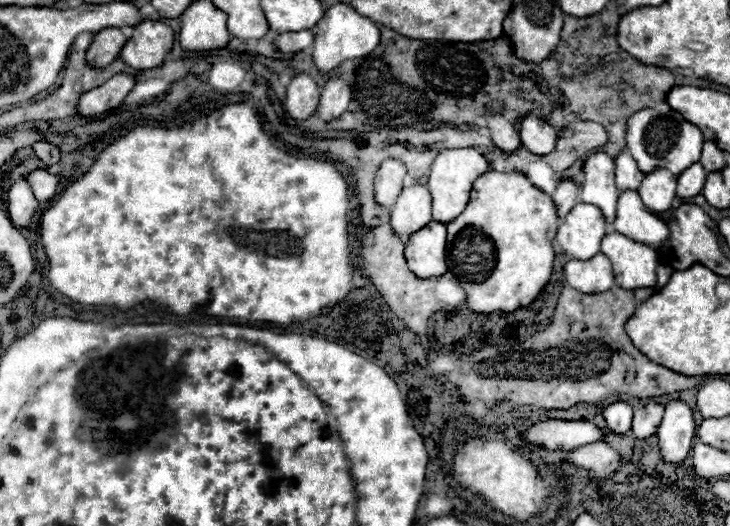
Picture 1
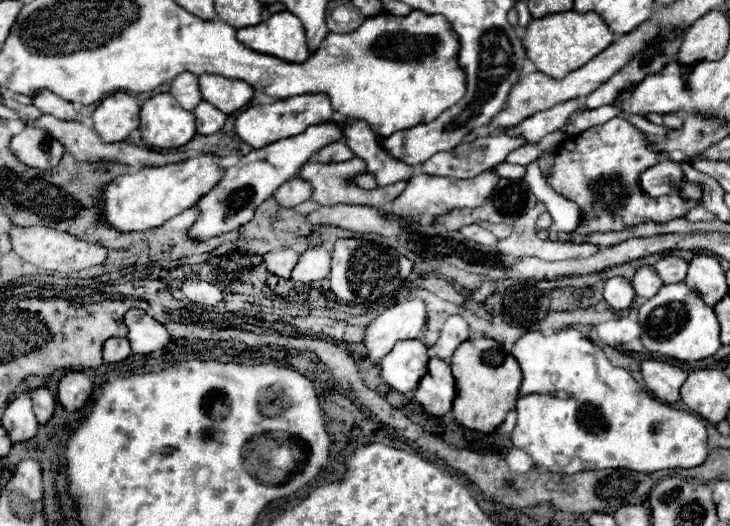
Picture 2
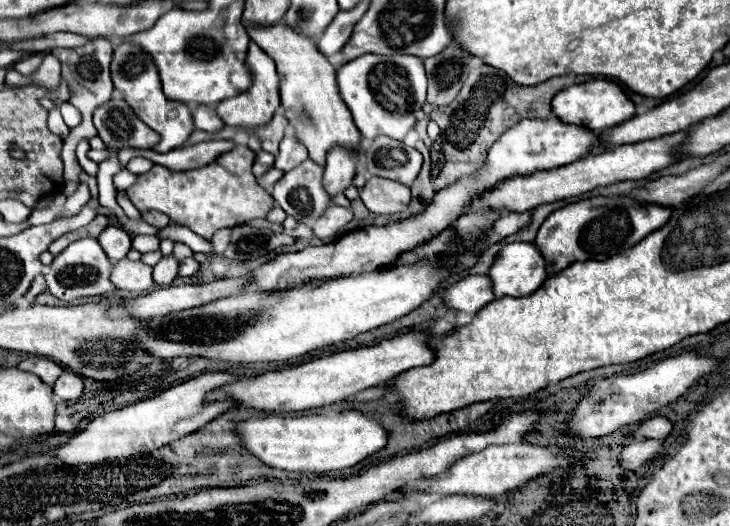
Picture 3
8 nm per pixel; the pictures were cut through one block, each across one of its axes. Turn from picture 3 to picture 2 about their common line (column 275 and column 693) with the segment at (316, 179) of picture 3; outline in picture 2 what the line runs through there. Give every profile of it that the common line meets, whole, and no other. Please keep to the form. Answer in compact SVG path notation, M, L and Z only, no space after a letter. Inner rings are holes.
M686 182L682 188L678 188L680 190L680 194L684 196L684 198L690 198L690 200L702 200L702 190L696 186L696 184L690 184L690 182Z

